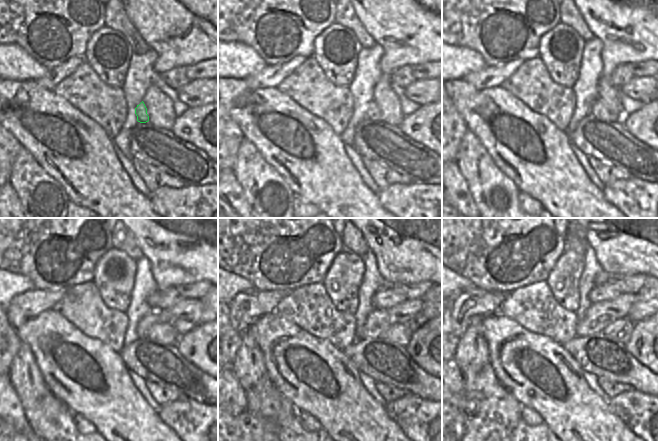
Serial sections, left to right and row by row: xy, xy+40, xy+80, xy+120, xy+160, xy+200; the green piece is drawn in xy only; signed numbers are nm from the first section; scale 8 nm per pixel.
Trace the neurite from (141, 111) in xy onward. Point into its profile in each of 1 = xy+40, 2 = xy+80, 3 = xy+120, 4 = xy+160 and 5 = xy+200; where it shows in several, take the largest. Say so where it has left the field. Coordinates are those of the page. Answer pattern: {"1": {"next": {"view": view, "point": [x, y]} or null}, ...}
{"1": {"next": {"view": "xy+40", "point": [373, 113]}}, "2": {"next": {"view": "xy+80", "point": [598, 109]}}, "3": {"next": {"view": "xy+120", "point": [164, 334]}}, "4": {"next": {"view": "xy+160", "point": [399, 333]}}, "5": {"next": {"view": "xy+200", "point": [620, 330]}}}

